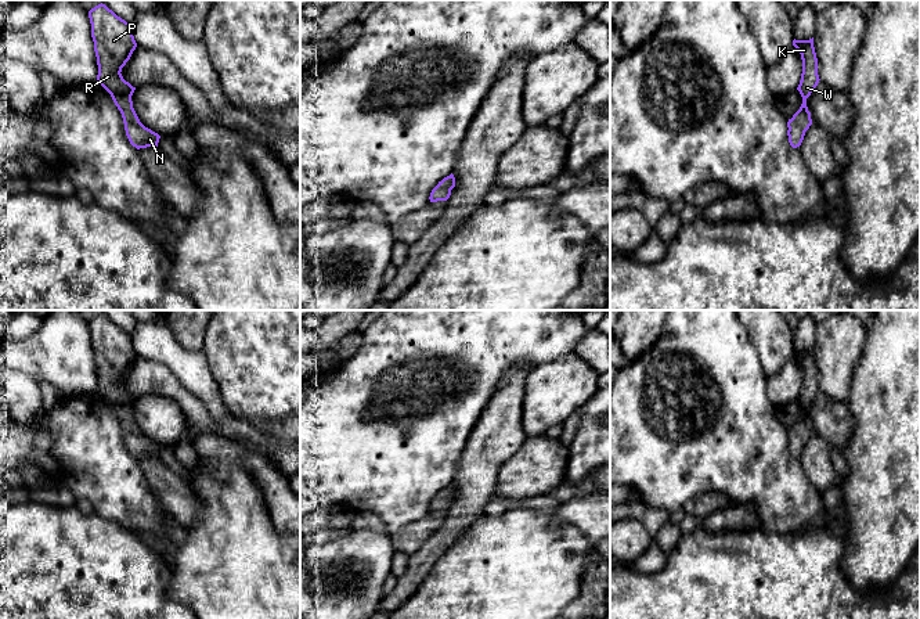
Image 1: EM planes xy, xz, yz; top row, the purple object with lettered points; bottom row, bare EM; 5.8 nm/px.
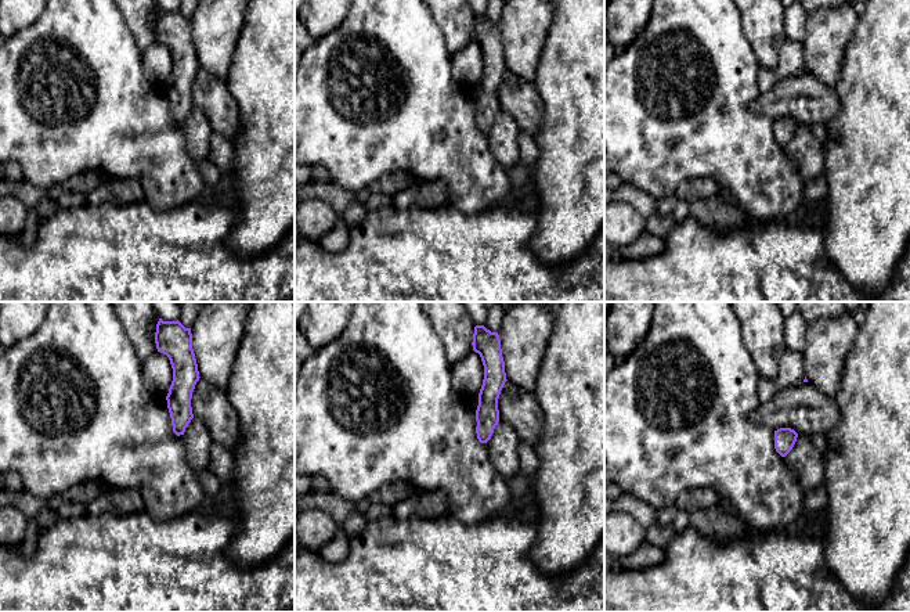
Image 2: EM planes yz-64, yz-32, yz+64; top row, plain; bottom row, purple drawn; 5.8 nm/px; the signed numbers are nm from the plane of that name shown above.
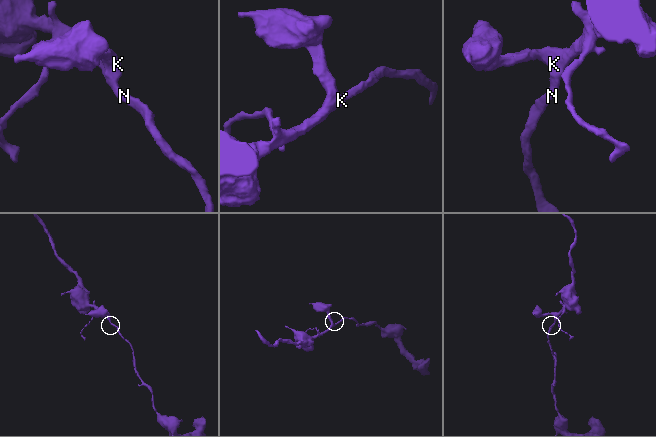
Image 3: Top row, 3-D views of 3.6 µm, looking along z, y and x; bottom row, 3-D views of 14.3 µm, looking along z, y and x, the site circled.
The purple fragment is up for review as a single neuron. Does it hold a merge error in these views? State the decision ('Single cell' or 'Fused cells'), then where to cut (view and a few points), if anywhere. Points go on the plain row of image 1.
Single cell. No split

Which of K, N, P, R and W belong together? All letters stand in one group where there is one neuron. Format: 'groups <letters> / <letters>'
groups K N P R W

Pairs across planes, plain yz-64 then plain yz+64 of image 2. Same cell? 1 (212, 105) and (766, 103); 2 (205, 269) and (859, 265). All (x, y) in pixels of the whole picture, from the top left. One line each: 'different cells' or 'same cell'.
1: same cell
2: different cells

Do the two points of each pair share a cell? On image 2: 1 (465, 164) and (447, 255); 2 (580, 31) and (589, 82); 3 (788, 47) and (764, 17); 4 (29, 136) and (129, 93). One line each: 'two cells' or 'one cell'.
1: two cells
2: one cell
3: two cells
4: one cell

